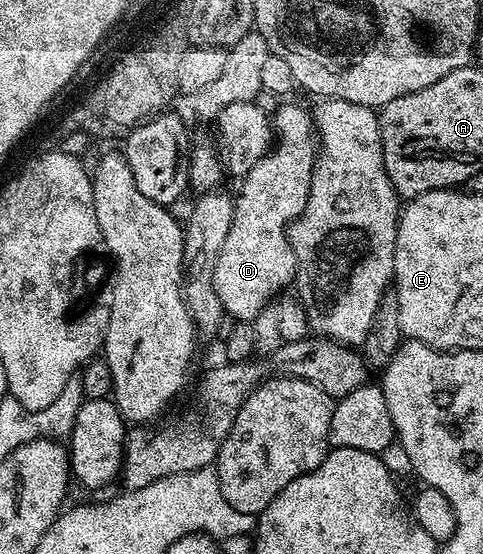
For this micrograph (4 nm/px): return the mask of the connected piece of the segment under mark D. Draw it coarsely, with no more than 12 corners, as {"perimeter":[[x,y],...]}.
{"perimeter":[[277,106],[274,146],[239,180],[214,289],[251,321],[296,278],[318,136]]}

